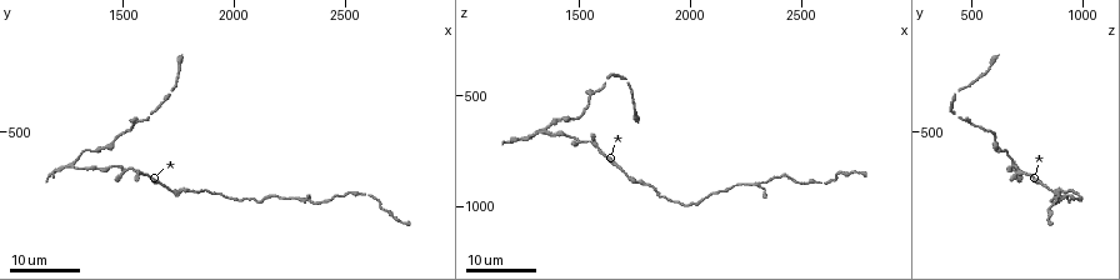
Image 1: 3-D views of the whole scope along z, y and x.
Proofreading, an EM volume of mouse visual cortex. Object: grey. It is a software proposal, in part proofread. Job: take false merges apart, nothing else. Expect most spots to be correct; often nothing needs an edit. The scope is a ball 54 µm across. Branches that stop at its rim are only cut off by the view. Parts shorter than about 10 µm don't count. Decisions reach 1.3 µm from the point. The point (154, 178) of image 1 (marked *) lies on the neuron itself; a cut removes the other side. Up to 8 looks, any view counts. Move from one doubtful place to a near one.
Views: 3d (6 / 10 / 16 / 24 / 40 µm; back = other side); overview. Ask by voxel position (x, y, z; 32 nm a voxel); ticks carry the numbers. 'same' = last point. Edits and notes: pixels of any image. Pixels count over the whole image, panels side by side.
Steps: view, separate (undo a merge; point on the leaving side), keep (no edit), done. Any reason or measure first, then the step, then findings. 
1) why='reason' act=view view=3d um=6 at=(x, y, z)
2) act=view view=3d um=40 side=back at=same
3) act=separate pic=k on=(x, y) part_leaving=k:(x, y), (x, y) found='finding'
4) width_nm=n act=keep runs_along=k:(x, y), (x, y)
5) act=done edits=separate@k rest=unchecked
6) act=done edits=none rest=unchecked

why='a narrow waist' act=view view=3d um=16 at=(1550, 660, 710)

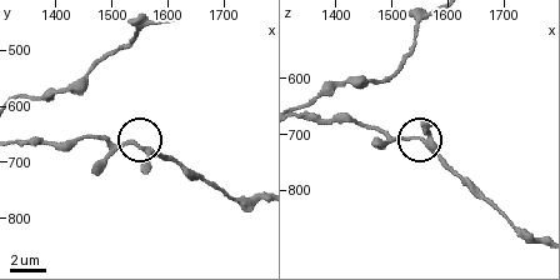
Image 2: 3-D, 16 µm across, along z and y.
why='zoom in' act=view view=3d um=10 at=(1540, 665, 705)

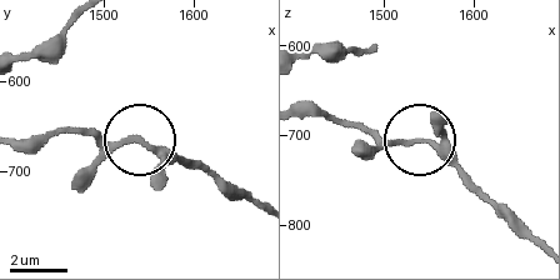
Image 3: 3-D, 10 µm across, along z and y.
act=view view=3d um=6 at=(1545, 670, 710)

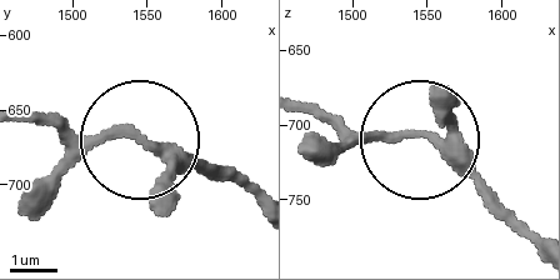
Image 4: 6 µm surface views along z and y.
act=keep runs_along=4:(254, 195), (146, 144), (75, 139), (28, 115) found='continuous, no second neuron'

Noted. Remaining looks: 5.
why='calibre changes' act=view view=3d um=16 at=(1790, 760, 890)

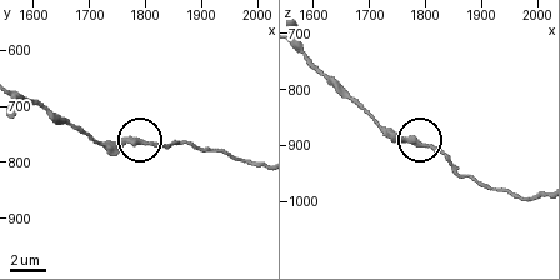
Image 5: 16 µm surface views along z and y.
act=view view=3d um=6 at=(1785, 765, 890)

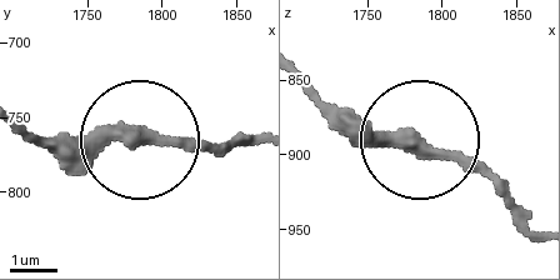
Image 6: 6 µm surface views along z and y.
act=view view=3d um=6 side=back at=(1786, 764, 894)

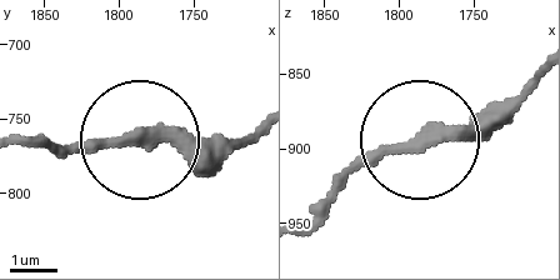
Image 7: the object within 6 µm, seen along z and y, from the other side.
act=keep found='one neuron here'

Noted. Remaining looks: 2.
why='three arms meet' act=view view=3d um=16 at=(1570, 450, 480)

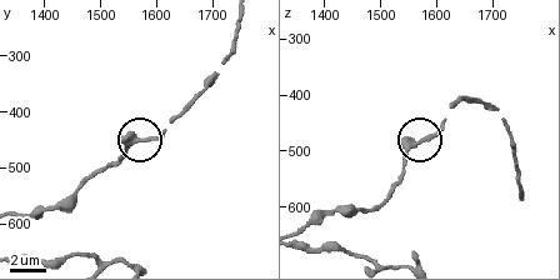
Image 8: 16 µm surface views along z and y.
act=view view=3d um=10 at=(1575, 450, 485)

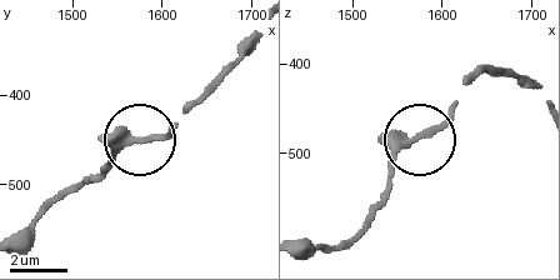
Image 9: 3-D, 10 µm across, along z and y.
arms=3 act=keep runs_along=9:(304, 246), (361, 225), (466, 76) found='all the same neuron'

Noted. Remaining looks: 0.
act=done edits=none rest=unchecked

